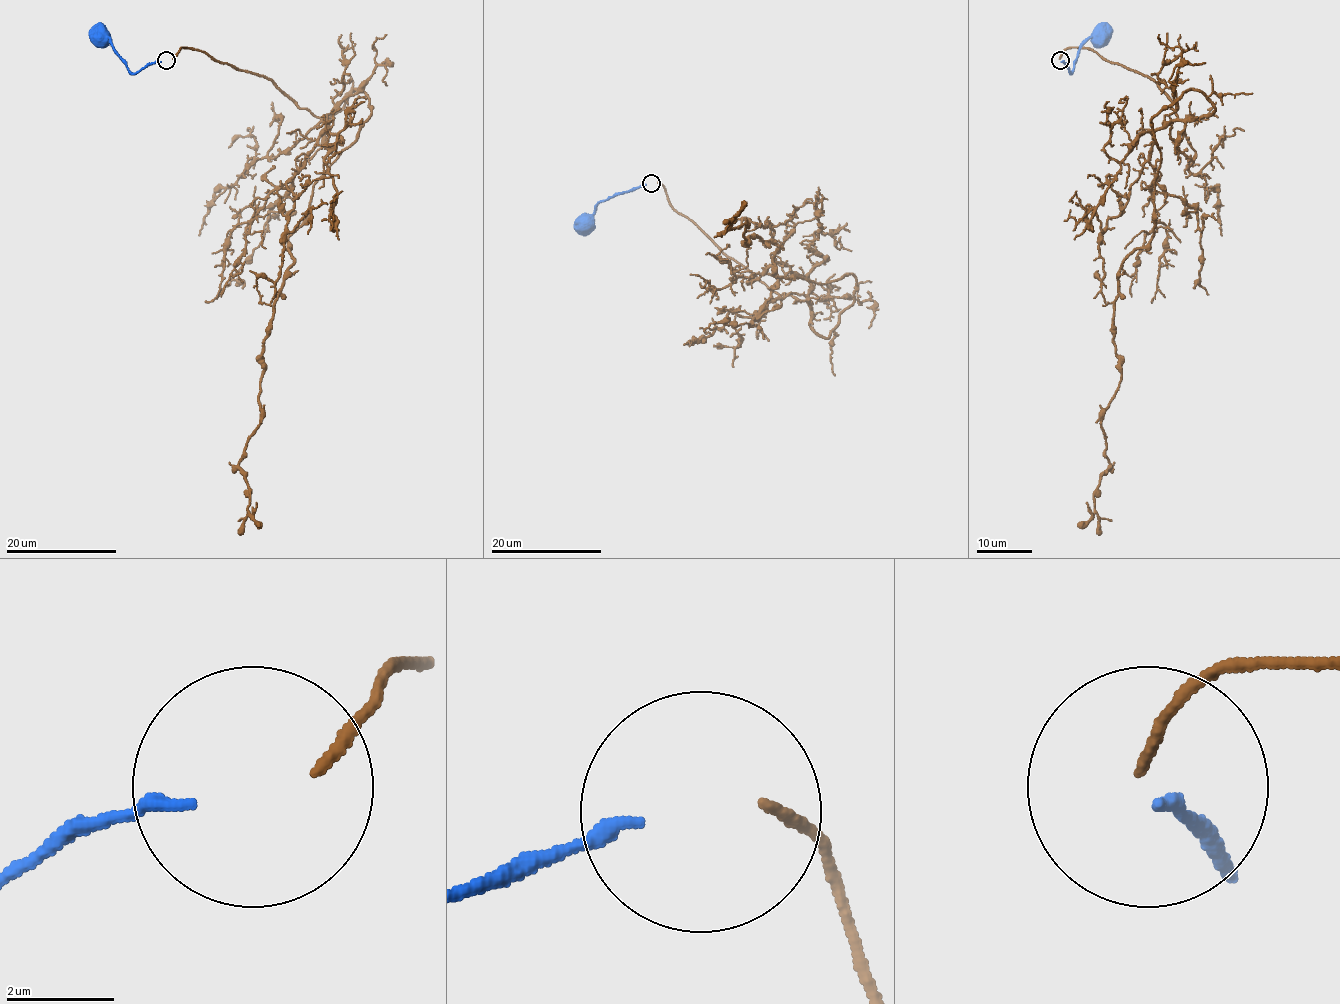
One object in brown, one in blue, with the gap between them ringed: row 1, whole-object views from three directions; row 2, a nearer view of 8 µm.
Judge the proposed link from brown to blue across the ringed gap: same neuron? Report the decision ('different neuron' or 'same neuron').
same neuron

